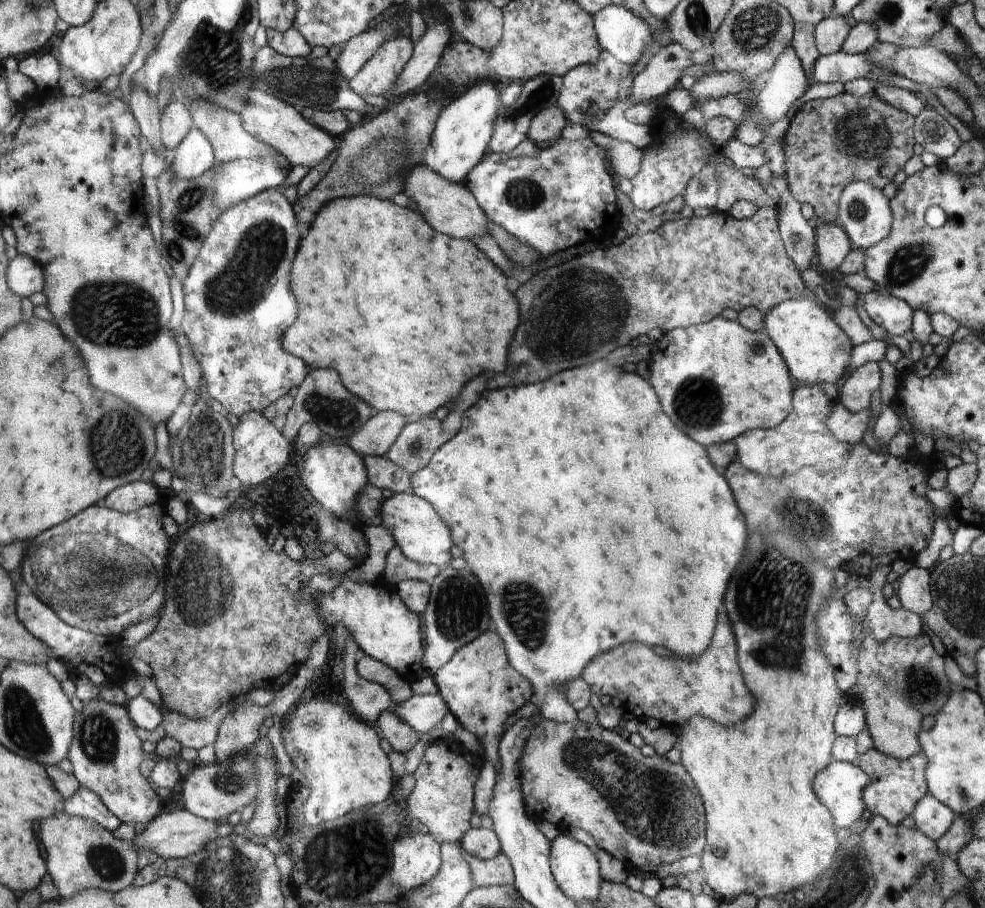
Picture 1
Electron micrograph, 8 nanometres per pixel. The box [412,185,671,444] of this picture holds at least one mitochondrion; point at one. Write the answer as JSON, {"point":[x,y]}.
{"point":[585,299]}

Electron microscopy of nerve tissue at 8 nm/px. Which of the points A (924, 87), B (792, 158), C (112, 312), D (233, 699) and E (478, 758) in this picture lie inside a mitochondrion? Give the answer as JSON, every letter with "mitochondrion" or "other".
{"A":"other","B":"other","C":"mitochondrion","D":"other","E":"other"}

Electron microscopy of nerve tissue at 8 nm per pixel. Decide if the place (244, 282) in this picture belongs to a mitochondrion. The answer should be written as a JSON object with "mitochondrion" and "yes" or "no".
{"mitochondrion":"yes"}

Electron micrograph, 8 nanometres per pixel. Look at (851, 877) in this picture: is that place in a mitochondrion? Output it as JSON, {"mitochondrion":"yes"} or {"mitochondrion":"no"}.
{"mitochondrion":"yes"}

